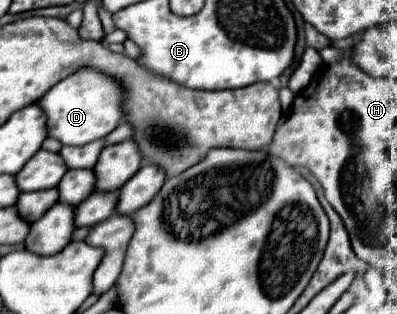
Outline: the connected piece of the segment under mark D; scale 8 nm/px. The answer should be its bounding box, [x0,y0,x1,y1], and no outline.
[39,68,125,146]

